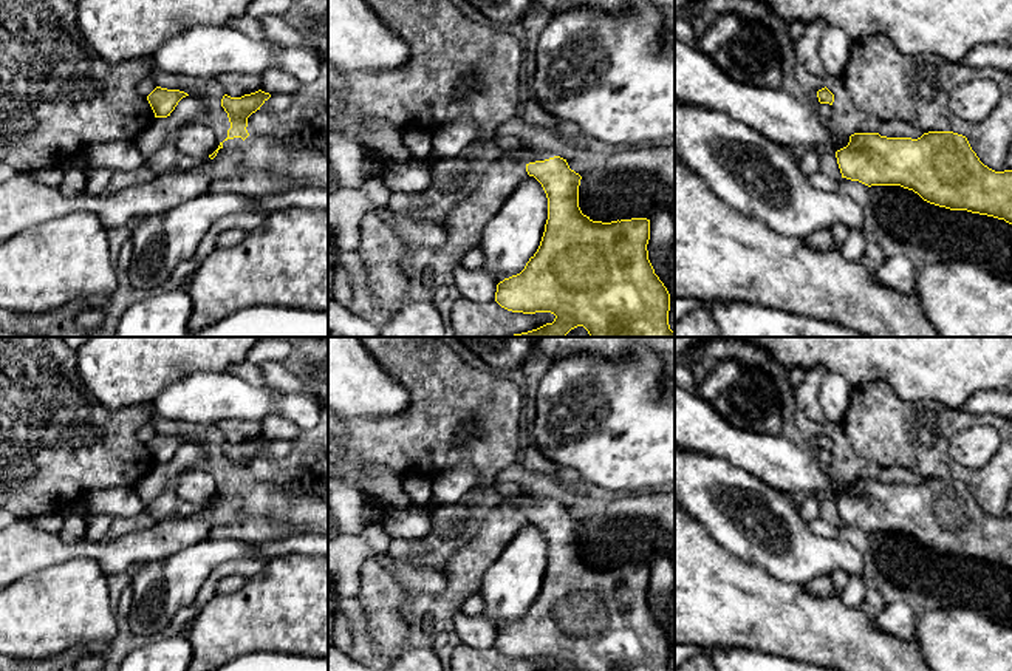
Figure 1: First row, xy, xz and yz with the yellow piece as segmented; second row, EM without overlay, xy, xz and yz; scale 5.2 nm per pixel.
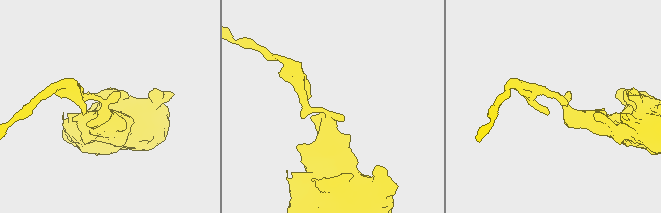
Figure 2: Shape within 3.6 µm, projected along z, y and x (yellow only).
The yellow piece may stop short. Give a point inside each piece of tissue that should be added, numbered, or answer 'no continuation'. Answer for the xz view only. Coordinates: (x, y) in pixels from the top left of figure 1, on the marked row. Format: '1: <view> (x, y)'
1: xz (525, 155)

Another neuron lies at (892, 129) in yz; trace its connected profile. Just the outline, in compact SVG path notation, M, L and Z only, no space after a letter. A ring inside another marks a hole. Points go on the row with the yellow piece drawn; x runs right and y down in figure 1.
M893 119L893 121L882 121L879 135L887 138L918 139L924 135L924 131L921 131L919 128L913 127L911 124L905 121Z

